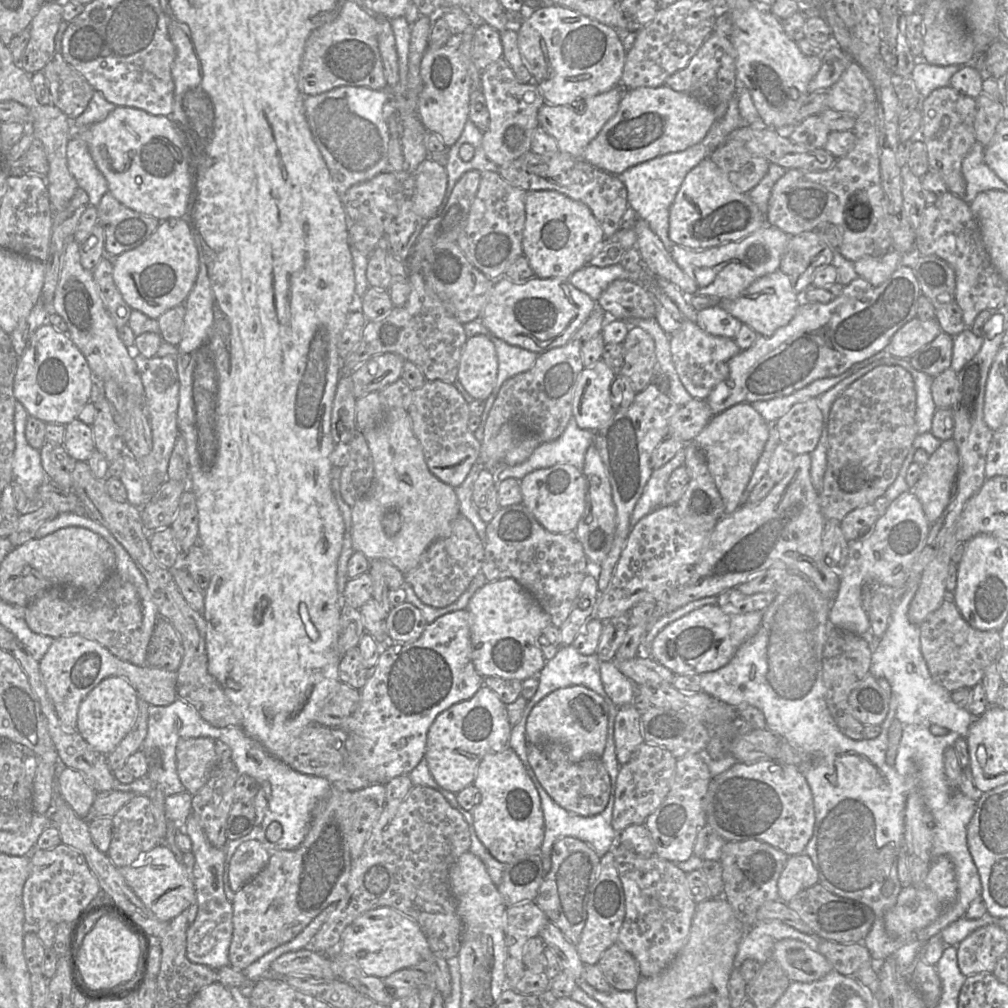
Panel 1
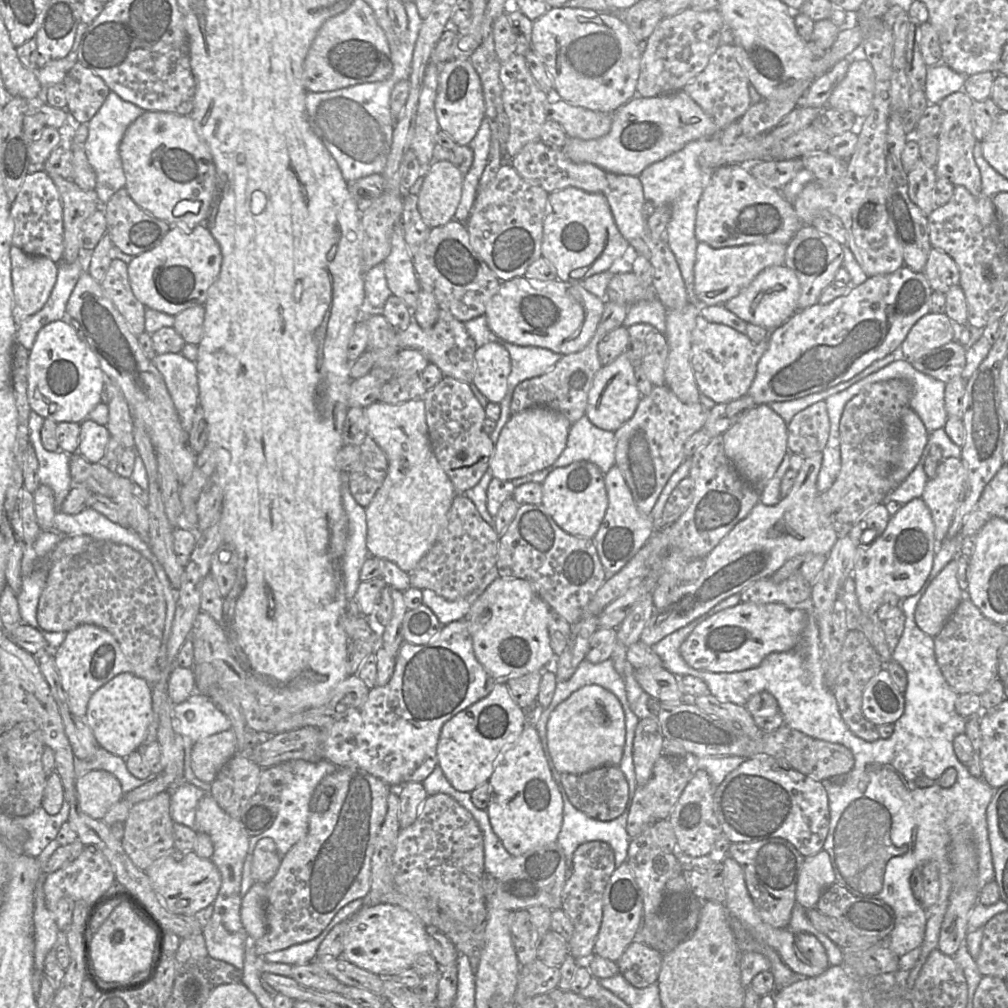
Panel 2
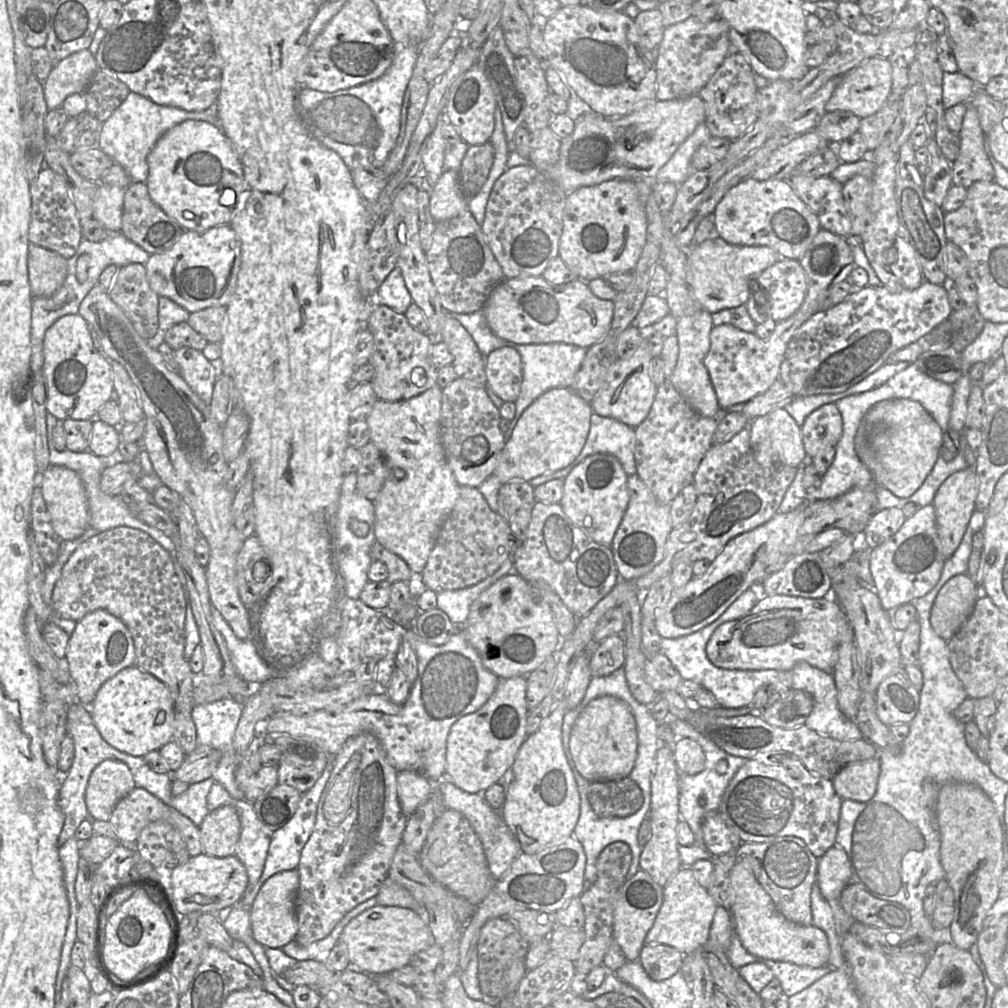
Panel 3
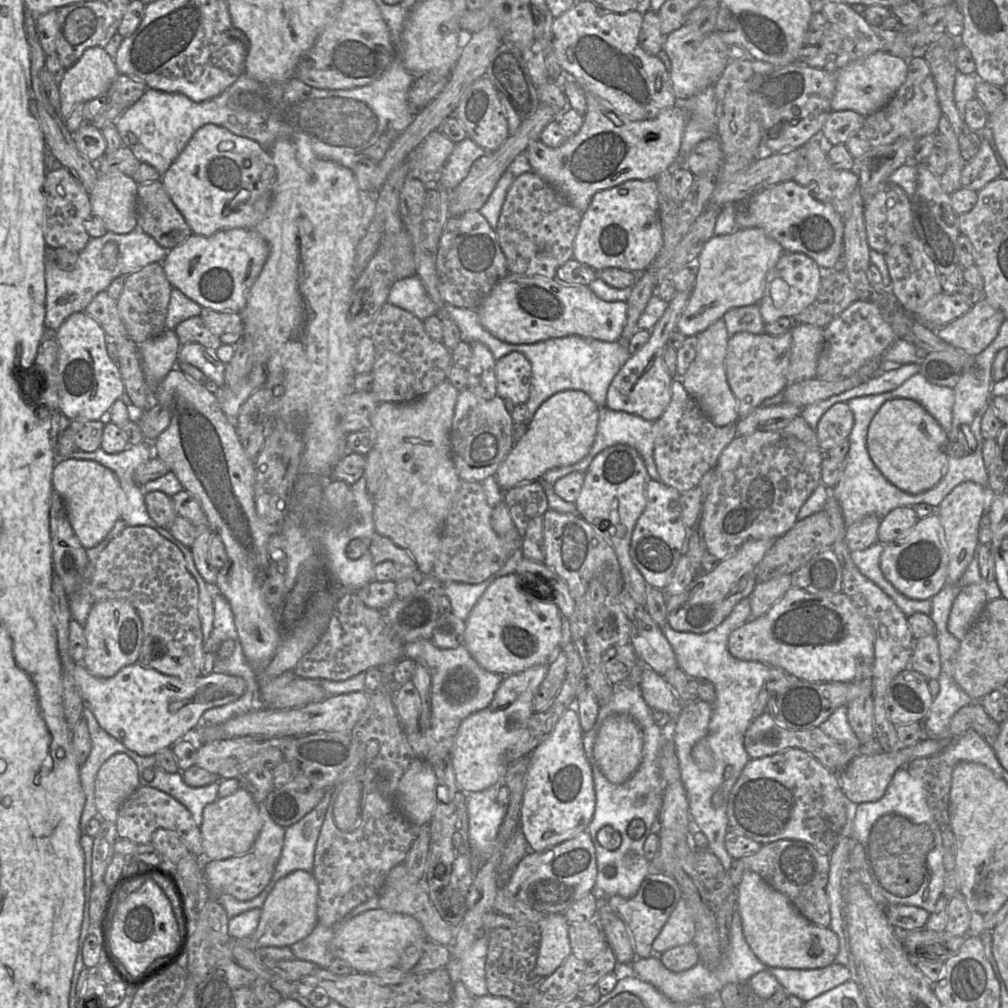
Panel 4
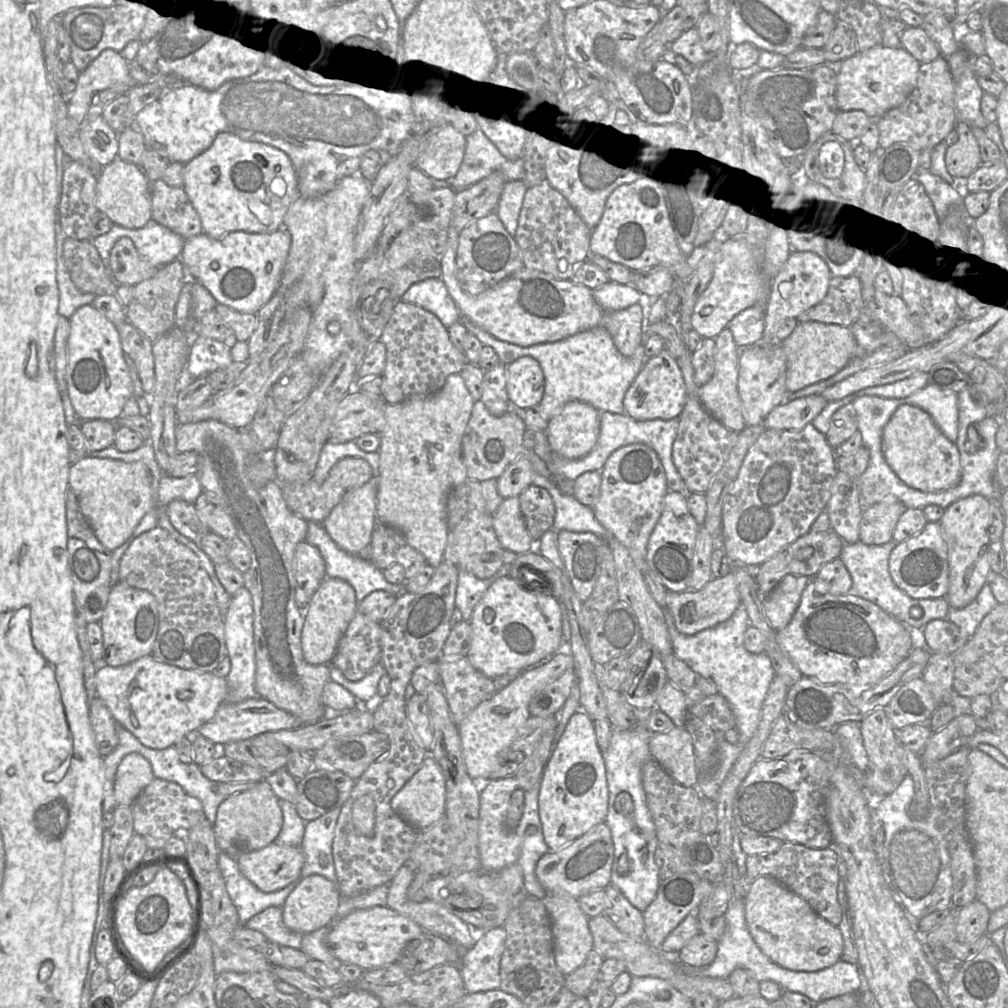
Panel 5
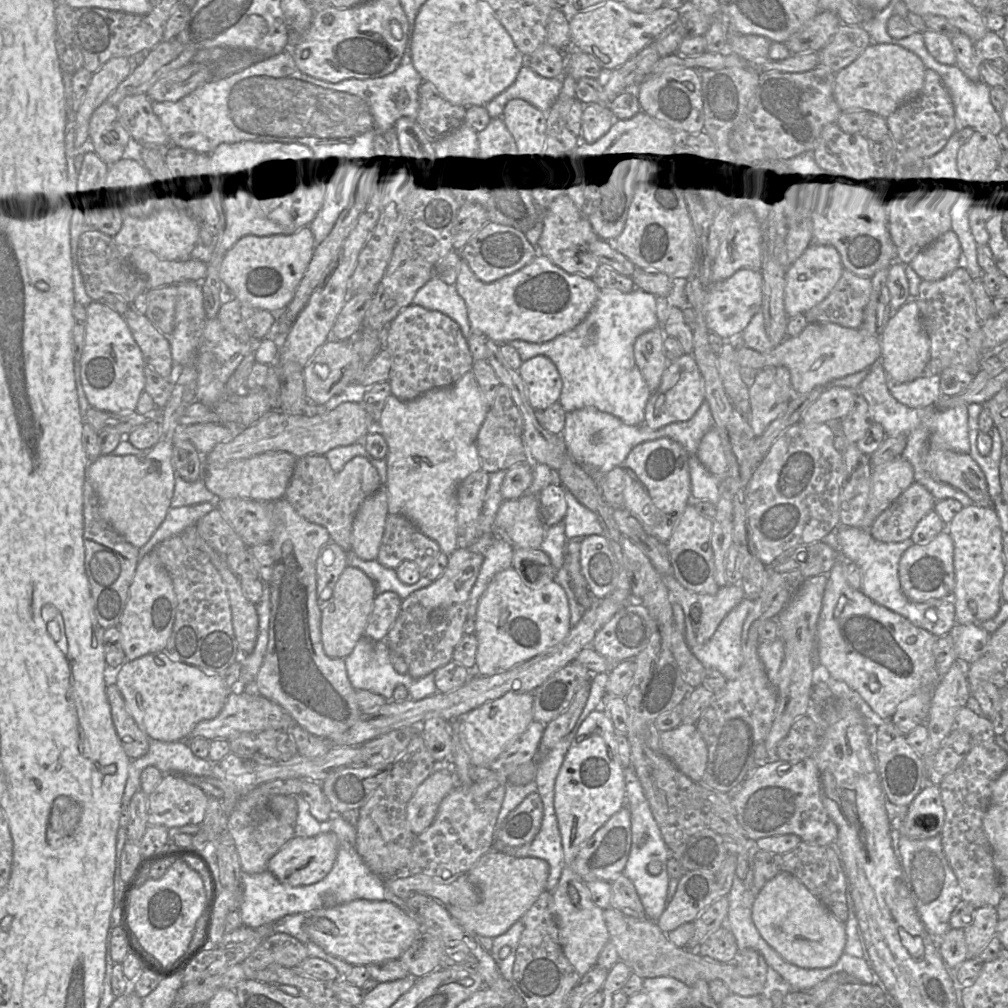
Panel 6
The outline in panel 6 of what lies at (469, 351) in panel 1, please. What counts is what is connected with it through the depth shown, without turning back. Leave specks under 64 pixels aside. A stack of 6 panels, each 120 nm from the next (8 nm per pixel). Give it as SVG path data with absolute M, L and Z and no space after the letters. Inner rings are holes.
M536 356L524 361L518 373L534 410L543 411L558 403L562 380L555 364L548 357Z

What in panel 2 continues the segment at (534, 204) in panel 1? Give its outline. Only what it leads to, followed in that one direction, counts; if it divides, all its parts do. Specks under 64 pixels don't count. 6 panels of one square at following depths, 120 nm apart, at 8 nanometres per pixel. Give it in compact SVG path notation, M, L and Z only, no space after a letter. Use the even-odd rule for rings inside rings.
M576 187L549 193L541 251L542 257L555 267L558 280L581 283L594 274L608 271L629 247L603 194L589 193Z

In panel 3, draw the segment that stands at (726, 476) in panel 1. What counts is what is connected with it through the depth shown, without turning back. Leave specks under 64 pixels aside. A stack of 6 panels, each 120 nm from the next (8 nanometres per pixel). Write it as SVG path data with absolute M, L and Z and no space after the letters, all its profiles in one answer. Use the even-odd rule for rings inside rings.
M784 409L752 419L748 429L756 460L761 465L781 463L799 467L808 460L801 428Z

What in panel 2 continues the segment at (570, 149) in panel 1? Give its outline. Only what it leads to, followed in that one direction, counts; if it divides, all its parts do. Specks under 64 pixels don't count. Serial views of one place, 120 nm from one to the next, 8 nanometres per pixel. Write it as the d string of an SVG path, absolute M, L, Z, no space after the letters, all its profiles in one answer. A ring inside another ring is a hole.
M560 99L547 102L546 117L561 125L568 137L583 140L597 139L608 133L614 112L592 111L573 106Z

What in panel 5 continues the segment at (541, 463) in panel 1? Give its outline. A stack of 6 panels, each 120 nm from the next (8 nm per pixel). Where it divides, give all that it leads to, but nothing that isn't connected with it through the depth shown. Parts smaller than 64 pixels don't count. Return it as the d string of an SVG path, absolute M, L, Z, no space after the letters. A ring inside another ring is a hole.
M601 412L600 434L594 448L579 459L565 459L554 454L553 464L551 464L549 471L554 475L563 476L574 481L585 472L601 471L609 456L617 449L630 444L640 443L649 446L657 453L664 467L668 489L689 495L691 492L687 490L683 479L672 461L672 446L677 435L678 424L678 418L669 420L638 420L628 416L626 413Z

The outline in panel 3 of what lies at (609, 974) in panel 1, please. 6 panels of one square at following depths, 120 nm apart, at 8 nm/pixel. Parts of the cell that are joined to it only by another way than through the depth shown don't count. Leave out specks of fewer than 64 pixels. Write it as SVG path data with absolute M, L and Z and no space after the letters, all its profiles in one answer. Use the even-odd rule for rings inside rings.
M644 945L638 962L649 977L655 981L663 981L680 971L684 954L667 945Z

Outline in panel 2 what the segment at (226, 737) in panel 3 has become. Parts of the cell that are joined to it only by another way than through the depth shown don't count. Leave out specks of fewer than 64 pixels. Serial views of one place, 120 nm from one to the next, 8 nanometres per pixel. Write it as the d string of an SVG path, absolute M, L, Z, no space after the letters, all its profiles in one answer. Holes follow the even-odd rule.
M195 693L173 708L172 726L184 741L183 782L208 793L212 783L199 780L191 767L193 745L206 737L232 728L231 720L205 695Z

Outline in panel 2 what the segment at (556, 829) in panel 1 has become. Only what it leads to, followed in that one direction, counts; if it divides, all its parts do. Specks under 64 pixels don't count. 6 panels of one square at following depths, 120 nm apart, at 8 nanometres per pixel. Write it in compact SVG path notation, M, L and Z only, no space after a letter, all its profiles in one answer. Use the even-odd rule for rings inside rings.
M562 788L560 791L563 800L563 821L556 842L565 853L568 869L571 871L572 855L577 847L590 841L608 843L614 852L617 867L626 861L631 840L626 831L628 810L614 820L599 821L577 810Z

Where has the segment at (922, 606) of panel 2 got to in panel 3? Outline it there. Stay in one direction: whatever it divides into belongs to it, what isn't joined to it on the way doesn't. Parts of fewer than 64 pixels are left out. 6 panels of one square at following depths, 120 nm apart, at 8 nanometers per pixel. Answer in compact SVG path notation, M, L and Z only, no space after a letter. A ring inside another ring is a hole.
M967 574L951 577L939 590L930 610L929 622L935 633L945 641L950 640L966 621L981 595L978 587Z

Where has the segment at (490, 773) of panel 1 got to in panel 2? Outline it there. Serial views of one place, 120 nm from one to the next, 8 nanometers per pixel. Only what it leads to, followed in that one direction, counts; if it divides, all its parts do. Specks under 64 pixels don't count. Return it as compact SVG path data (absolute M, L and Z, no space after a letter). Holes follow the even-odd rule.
M533 725L503 751L488 783L493 788L486 809L491 827L513 857L557 841L563 821L562 794Z

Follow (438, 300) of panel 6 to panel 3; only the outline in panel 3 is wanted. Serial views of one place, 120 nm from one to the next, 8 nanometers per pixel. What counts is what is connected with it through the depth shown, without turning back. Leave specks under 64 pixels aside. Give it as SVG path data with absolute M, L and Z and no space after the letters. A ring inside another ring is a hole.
M398 267L390 272L381 286L371 296L372 302L376 306L379 304L385 305L402 314L413 303L401 270Z

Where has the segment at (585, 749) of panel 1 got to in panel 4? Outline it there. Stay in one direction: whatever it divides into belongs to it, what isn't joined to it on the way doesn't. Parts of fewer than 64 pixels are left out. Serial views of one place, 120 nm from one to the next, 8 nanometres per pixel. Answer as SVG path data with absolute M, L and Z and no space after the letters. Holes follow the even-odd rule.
M612 715L600 725L593 745L594 760L605 776L613 784L628 781L638 769L642 758L642 731L629 715Z

